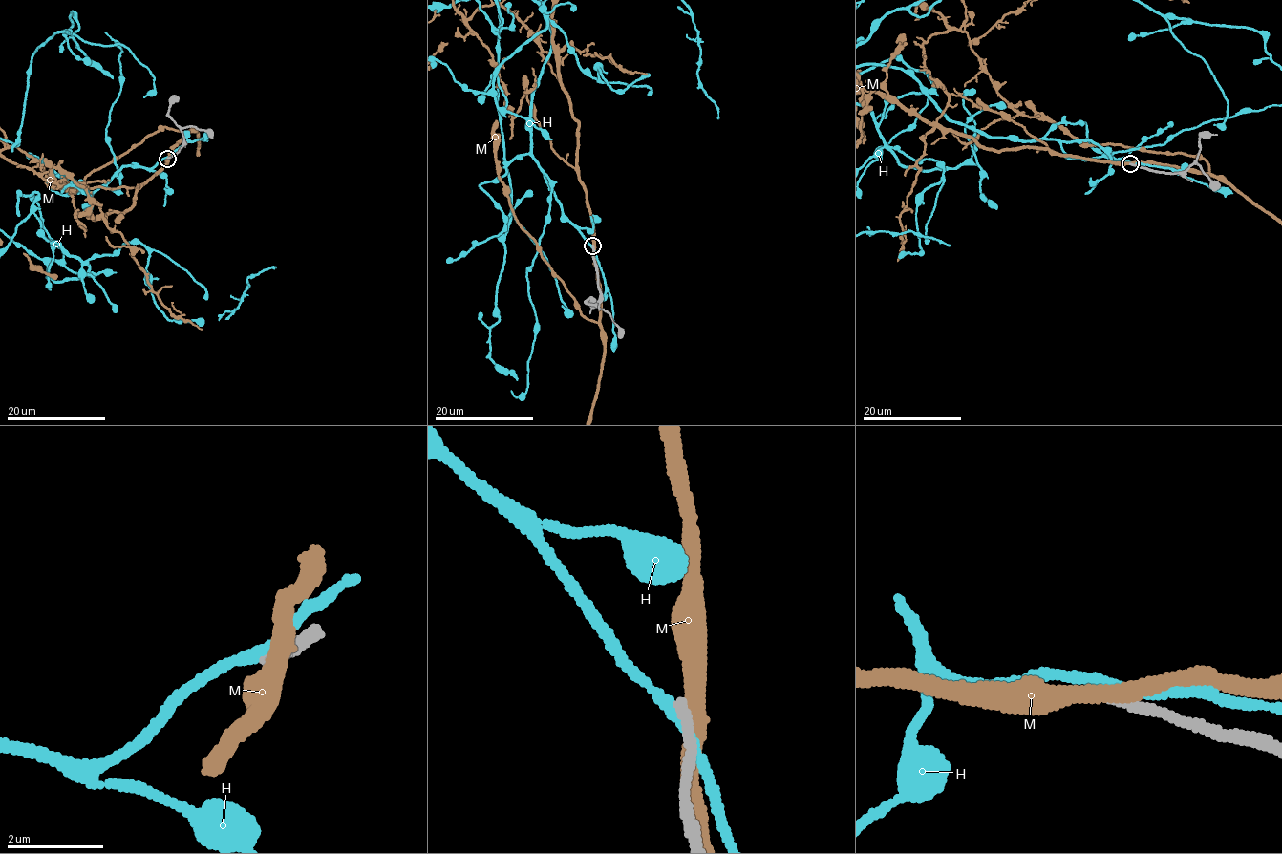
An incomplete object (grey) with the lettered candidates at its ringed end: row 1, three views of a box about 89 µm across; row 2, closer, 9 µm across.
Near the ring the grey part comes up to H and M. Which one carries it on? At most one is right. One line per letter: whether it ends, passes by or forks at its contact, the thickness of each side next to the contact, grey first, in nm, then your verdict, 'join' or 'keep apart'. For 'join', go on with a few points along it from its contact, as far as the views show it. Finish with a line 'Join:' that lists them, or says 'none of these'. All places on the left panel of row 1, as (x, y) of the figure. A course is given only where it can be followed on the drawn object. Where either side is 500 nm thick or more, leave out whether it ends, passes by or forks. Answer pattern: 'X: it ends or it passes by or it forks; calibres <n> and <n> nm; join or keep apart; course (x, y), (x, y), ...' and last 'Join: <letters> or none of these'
H: it passes by; calibres 240 and 200 nm; keep apart
M: it passes by; calibres 240 and 360 nm; keep apart
Join: none of these

